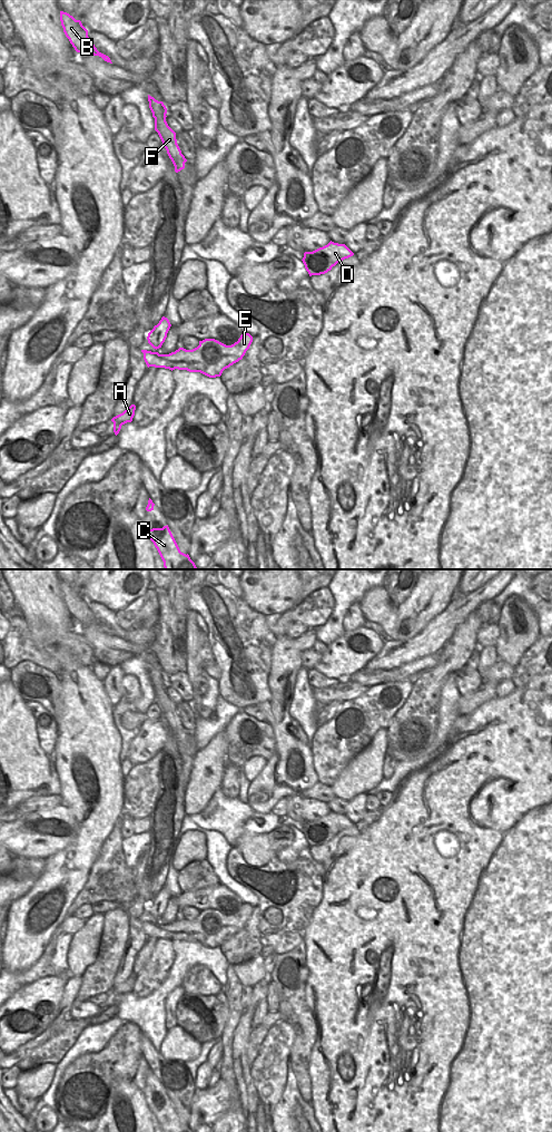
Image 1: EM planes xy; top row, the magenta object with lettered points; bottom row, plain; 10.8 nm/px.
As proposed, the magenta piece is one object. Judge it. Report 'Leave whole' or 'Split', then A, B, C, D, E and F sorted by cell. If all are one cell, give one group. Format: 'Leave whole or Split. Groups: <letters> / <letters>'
Split. Groups: A B C F / D E.

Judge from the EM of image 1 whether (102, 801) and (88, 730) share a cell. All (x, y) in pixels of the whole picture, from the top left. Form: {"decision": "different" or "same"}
{"decision": "same"}

